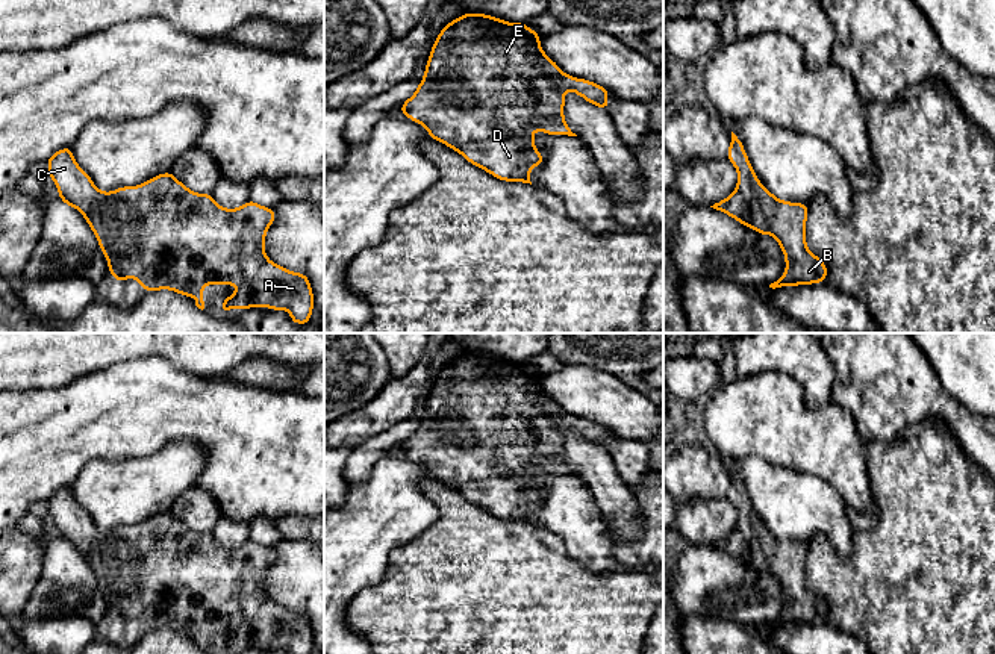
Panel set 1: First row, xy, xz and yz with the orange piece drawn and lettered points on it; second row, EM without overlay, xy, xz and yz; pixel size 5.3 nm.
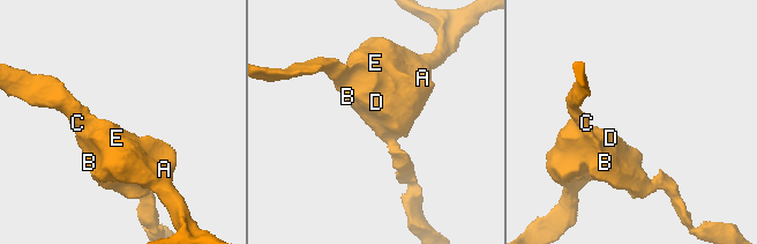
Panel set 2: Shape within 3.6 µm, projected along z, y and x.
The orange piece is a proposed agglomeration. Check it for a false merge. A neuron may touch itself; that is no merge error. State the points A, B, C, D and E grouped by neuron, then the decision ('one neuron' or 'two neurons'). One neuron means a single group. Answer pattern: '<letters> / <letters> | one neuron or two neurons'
A B C D E | one neuron

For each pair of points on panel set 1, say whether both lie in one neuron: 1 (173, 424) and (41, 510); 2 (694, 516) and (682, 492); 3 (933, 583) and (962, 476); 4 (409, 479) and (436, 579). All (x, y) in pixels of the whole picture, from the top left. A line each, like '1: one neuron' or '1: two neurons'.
1: two neurons
2: two neurons
3: one neuron
4: two neurons

